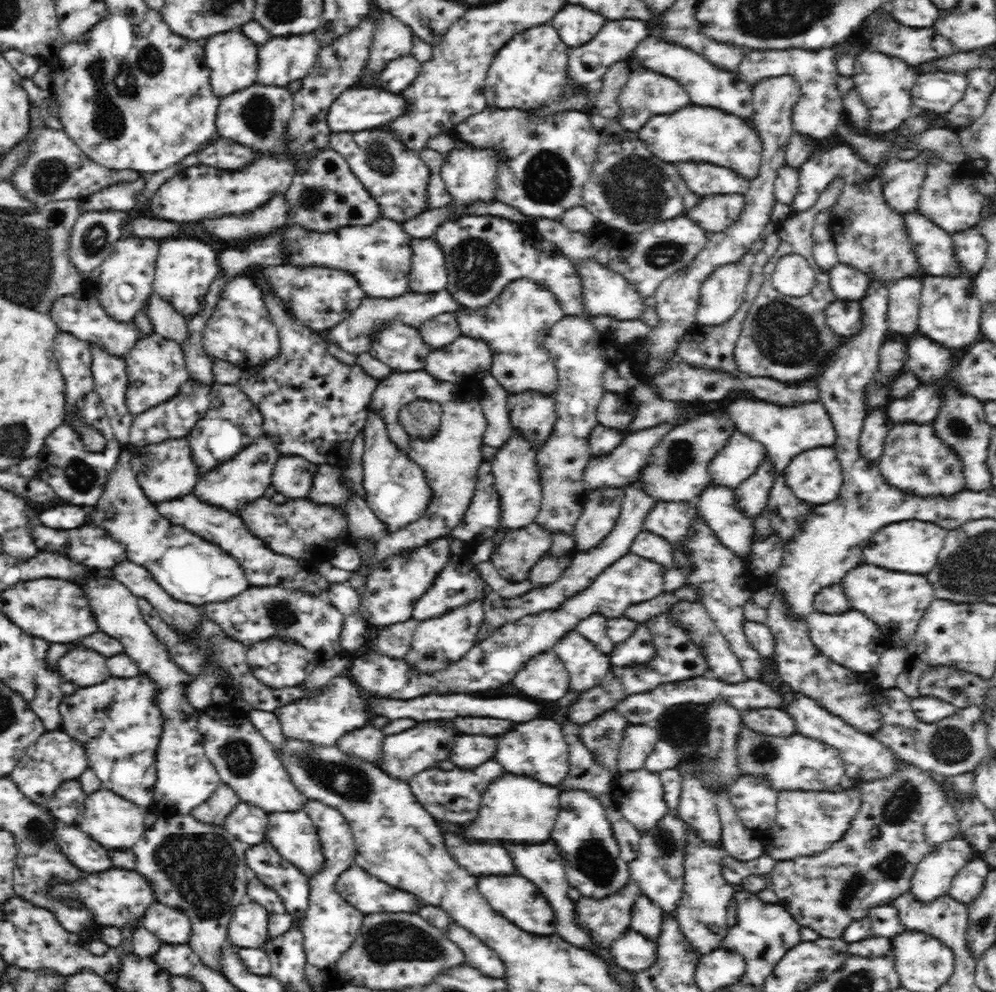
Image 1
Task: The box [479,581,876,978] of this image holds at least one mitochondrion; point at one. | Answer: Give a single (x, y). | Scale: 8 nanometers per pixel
(594, 859)

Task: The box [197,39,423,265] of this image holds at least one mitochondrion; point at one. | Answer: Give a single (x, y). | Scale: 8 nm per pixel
(259, 114)

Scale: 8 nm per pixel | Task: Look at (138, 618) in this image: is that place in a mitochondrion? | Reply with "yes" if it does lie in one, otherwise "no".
no

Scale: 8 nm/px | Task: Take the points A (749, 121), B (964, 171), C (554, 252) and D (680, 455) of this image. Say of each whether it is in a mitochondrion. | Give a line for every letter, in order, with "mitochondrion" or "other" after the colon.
A: other
B: other
C: other
D: mitochondrion

